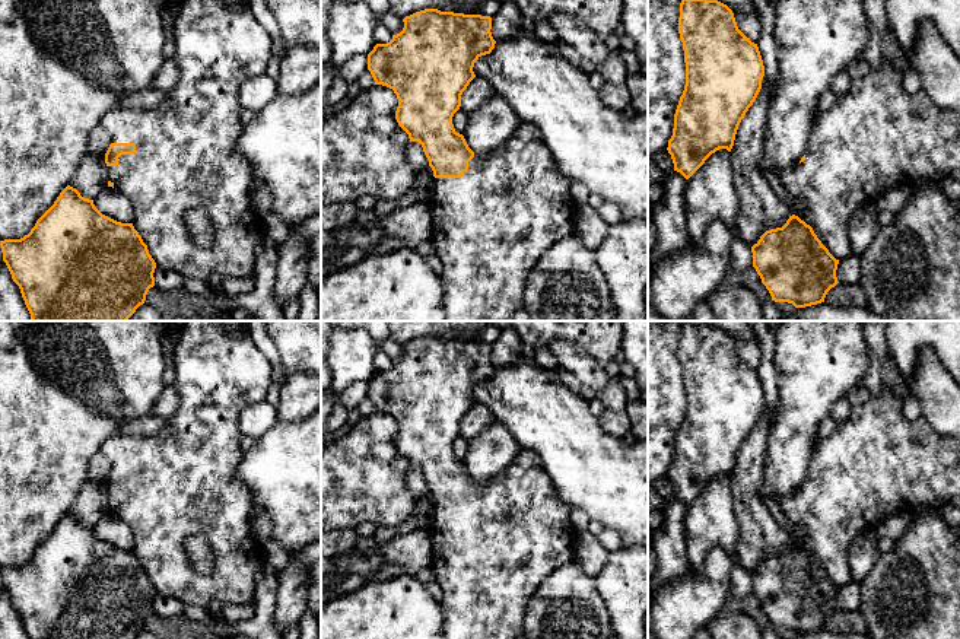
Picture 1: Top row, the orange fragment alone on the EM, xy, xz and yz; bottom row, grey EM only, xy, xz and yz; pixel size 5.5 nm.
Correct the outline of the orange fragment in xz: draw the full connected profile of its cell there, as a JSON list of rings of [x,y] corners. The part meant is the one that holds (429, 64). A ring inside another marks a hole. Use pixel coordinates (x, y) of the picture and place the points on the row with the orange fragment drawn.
[[[425,9],[403,19],[404,28],[400,34],[392,35],[387,44],[376,44],[368,54],[368,70],[375,85],[382,85],[394,90],[398,99],[395,120],[398,125],[409,134],[410,142],[419,142],[433,171],[435,188],[427,206],[432,213],[432,242],[436,248],[436,257],[442,264],[442,309],[444,321],[514,321],[514,314],[522,308],[524,287],[534,264],[544,252],[559,239],[575,232],[576,200],[572,195],[572,181],[559,169],[550,149],[543,140],[541,131],[533,124],[521,124],[514,134],[500,146],[487,153],[474,153],[462,134],[457,133],[452,124],[454,114],[461,106],[461,95],[476,77],[474,63],[486,54],[490,54],[496,41],[492,36],[492,18],[481,15],[464,15],[454,12],[441,12],[438,9]]]

